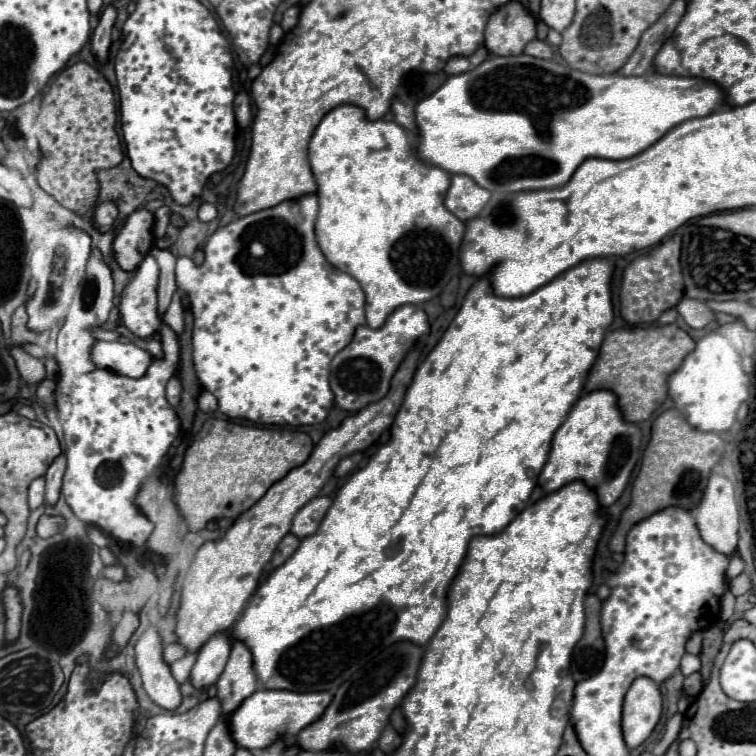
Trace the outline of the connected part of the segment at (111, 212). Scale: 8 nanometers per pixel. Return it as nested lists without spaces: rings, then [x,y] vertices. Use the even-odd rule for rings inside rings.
[[[110,201],[108,203],[100,203],[96,207],[96,227],[100,231],[108,231],[112,227],[116,215],[118,215],[118,209],[116,209],[114,203],[110,203]]]

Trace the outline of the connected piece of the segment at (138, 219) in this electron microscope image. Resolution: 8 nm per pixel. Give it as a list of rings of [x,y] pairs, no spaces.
[[[138,209],[128,215],[124,227],[114,239],[114,257],[124,271],[134,271],[148,252],[146,247],[155,240],[150,233],[154,229],[154,215],[146,209]]]

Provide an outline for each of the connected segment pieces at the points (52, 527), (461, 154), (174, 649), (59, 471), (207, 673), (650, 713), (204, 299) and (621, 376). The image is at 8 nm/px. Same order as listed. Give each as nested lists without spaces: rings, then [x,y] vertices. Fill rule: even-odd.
[[[44,515],[40,519],[40,523],[38,523],[38,535],[40,537],[52,537],[54,533],[62,531],[62,525],[64,525],[62,517],[48,517],[48,515]]]
[[[530,55],[488,57],[478,67],[448,77],[430,97],[416,105],[418,157],[452,175],[468,175],[480,187],[500,193],[554,189],[568,183],[572,171],[590,157],[628,159],[664,137],[684,119],[710,115],[724,103],[720,87],[700,77],[648,73],[642,77],[588,75],[550,59]]]
[[[172,643],[172,645],[166,645],[164,647],[164,651],[162,651],[162,657],[164,657],[164,663],[168,663],[168,665],[172,665],[176,659],[180,659],[180,657],[184,657],[186,655],[186,651],[178,645],[178,643]]]
[[[60,455],[60,457],[56,457],[56,461],[50,465],[50,469],[46,473],[46,505],[50,505],[50,507],[54,507],[60,499],[64,471],[66,471],[66,457]]]
[[[226,633],[214,635],[198,653],[198,659],[192,667],[190,683],[196,689],[208,689],[210,685],[216,685],[218,677],[222,675],[226,661],[230,655],[230,639]]]
[[[638,677],[626,693],[622,711],[622,733],[628,749],[642,745],[654,731],[662,713],[662,695],[648,677]]]
[[[304,195],[296,201],[284,201],[272,209],[264,209],[264,211],[246,215],[246,217],[236,219],[236,221],[220,227],[218,231],[214,231],[212,237],[204,245],[206,259],[200,267],[184,267],[184,259],[178,257],[178,267],[176,267],[178,281],[176,283],[178,283],[178,289],[182,289],[188,295],[192,313],[194,313],[192,345],[194,345],[195,372],[200,385],[204,389],[212,391],[212,395],[216,395],[218,409],[230,419],[250,419],[260,425],[290,425],[290,427],[314,425],[314,423],[322,423],[326,419],[326,415],[334,403],[334,395],[332,395],[332,389],[328,383],[330,361],[338,351],[342,351],[352,341],[356,327],[366,323],[366,317],[362,313],[364,291],[354,277],[338,271],[324,259],[324,255],[316,243],[316,237],[314,237],[316,213],[318,213],[316,195]]]
[[[670,323],[670,325],[664,325],[664,327],[616,329],[616,331],[606,333],[602,343],[604,343],[604,349],[600,345],[598,359],[588,373],[584,393],[598,391],[598,389],[612,391],[618,399],[618,407],[620,407],[620,413],[622,413],[624,421],[640,423],[640,421],[646,421],[664,403],[664,399],[668,395],[668,371],[676,371],[676,367],[680,367],[680,359],[684,359],[684,355],[688,355],[688,351],[692,351],[694,341],[690,339],[690,335],[686,331],[676,327],[676,323]]]

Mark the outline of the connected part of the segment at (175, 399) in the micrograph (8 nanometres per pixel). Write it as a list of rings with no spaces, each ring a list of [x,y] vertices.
[[[172,377],[166,385],[166,399],[172,407],[176,407],[180,403],[180,393],[182,393],[182,385],[180,385],[178,377]]]

